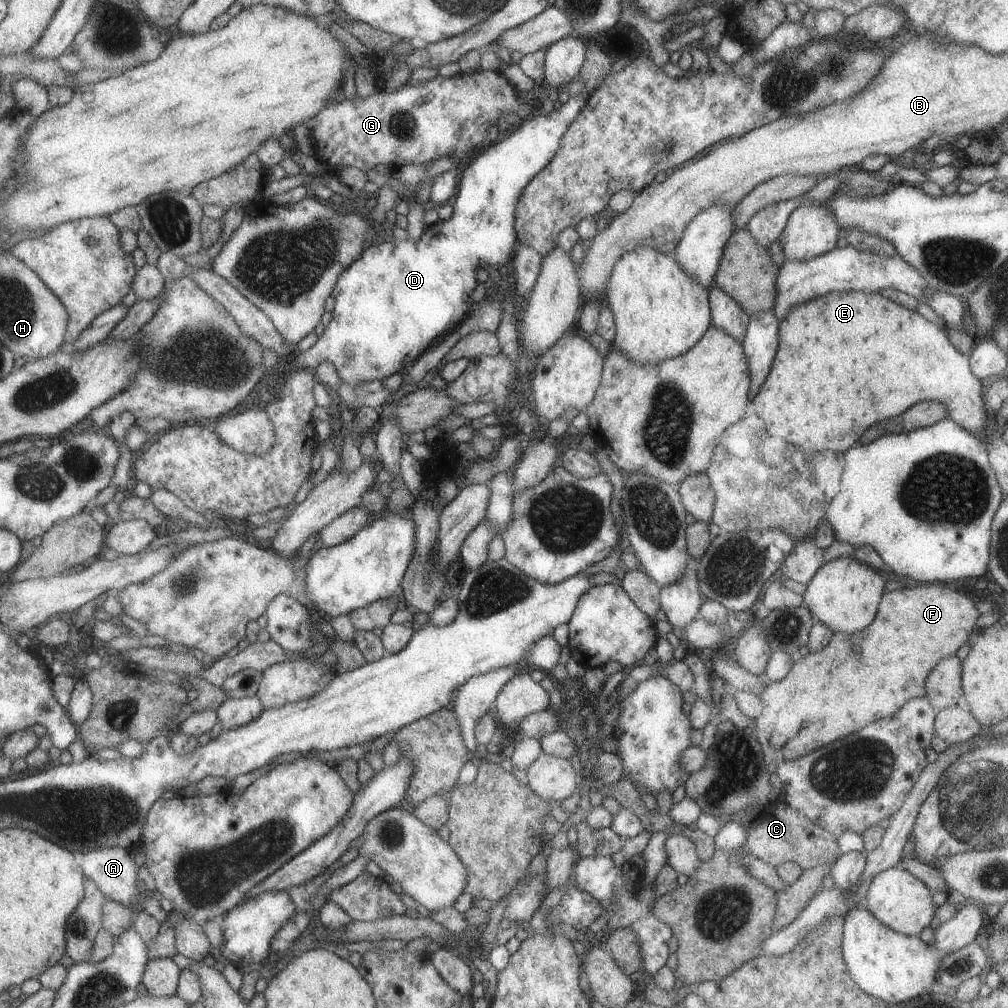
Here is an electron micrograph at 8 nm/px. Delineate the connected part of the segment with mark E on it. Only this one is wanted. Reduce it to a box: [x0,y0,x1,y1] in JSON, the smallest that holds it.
[749,291,992,453]

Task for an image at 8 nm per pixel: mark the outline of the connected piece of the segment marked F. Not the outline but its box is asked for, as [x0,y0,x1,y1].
[753,583,979,761]

